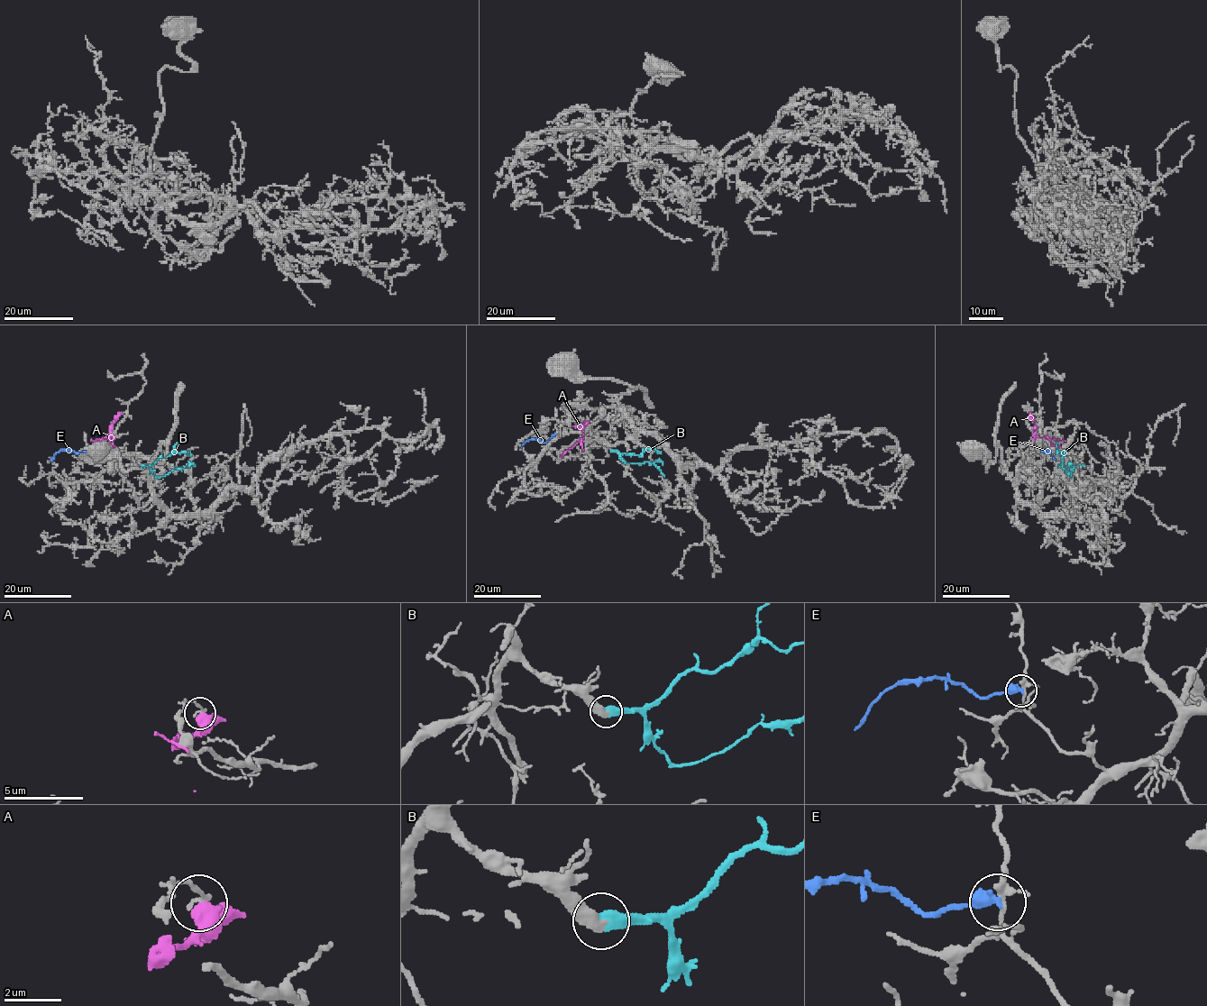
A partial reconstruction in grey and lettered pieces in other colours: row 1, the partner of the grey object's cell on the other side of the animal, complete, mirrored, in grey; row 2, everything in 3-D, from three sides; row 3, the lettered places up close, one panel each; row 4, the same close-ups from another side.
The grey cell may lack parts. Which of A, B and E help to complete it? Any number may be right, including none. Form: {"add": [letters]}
{"add": ["B"]}

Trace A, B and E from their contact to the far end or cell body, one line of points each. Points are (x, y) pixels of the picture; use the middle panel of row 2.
A: (585, 421), (579, 426), (583, 437), (561, 454)
B: (611, 450), (617, 452), (626, 462), (652, 461), (663, 476)
E: (555, 434), (546, 443), (528, 439), (520, 448)

